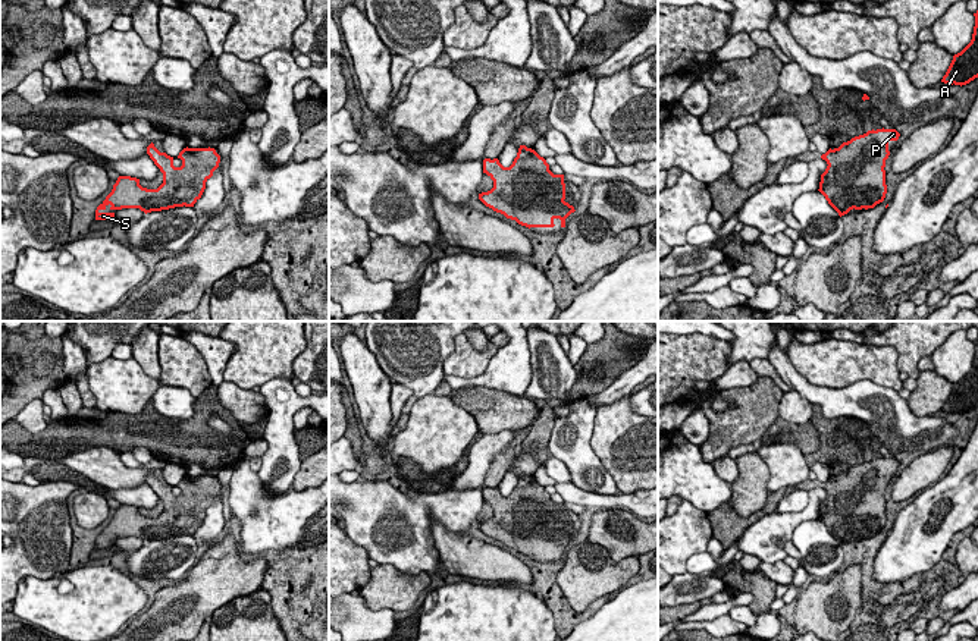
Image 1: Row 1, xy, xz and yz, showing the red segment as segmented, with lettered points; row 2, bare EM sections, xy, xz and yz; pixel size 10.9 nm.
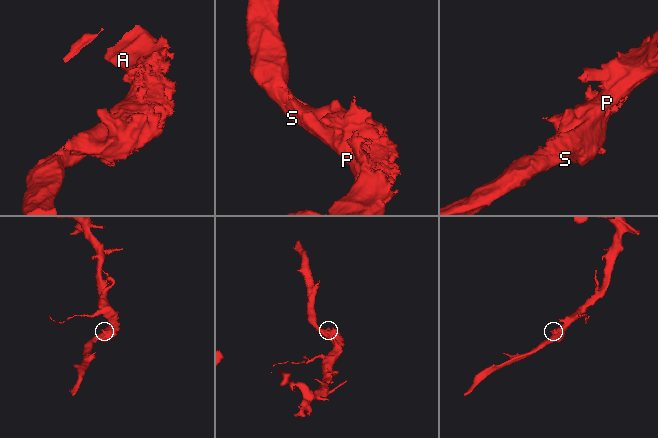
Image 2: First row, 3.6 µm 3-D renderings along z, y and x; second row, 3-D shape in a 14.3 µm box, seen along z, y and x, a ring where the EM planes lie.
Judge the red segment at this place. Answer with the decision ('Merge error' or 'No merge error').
No merge error

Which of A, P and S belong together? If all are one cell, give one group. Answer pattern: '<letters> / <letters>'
A P S

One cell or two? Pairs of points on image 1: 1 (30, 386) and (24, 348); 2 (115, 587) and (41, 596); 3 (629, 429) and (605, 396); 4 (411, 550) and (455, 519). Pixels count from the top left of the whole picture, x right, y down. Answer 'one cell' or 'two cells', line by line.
1: one cell
2: one cell
3: two cells
4: one cell

